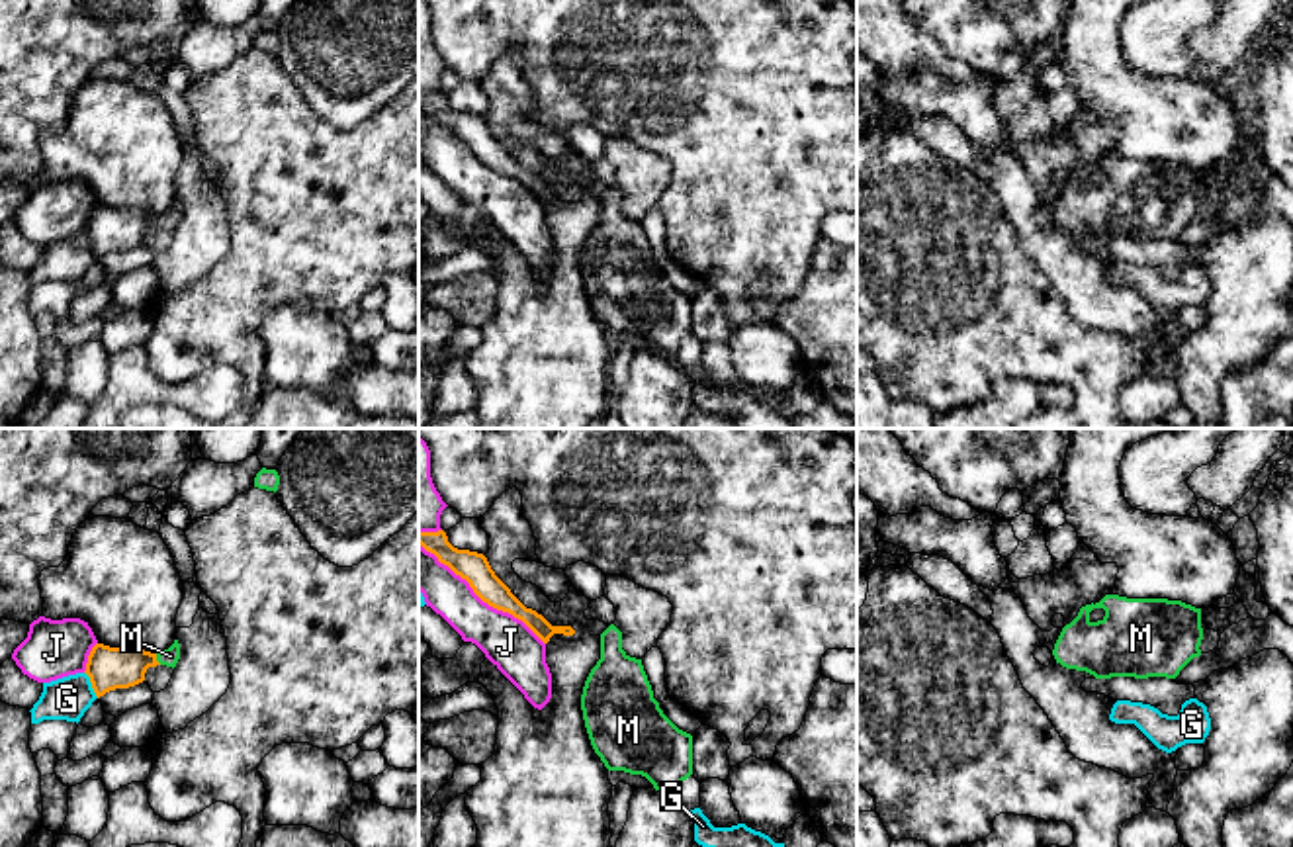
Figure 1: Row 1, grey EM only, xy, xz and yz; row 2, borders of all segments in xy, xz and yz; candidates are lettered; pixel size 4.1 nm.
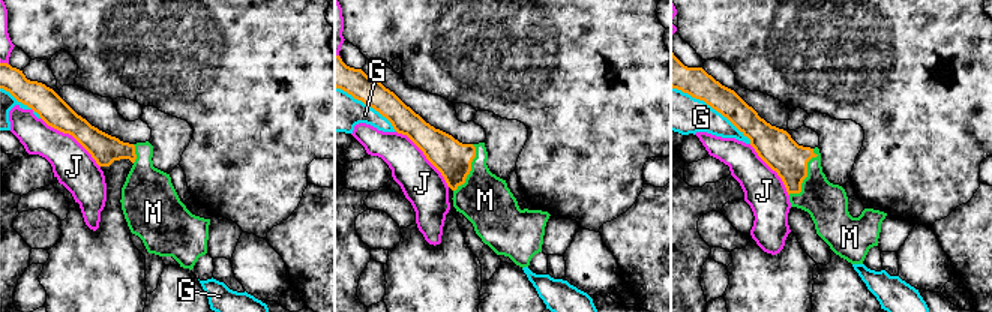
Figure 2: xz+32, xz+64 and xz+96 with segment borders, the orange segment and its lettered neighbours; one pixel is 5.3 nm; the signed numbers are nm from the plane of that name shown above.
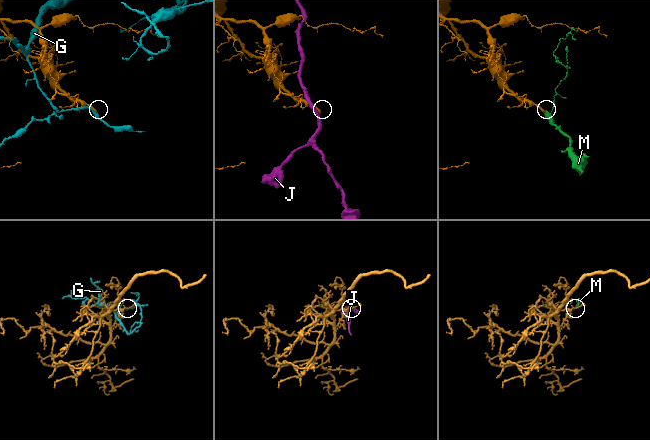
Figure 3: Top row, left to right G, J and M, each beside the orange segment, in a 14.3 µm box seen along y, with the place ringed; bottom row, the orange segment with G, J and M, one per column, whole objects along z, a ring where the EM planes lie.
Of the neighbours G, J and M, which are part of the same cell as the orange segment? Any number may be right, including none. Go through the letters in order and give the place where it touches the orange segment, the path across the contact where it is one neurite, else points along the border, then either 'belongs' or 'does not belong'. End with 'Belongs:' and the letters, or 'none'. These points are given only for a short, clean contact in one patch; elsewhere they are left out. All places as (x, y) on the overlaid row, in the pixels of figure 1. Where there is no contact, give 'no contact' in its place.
G: meets orange in xy at (92, 685); does not belong
J: meets orange in xz at (482, 599); does not belong
M: meets orange in xy at (155, 660); runs through xy (108, 668), (155, 660), (171, 656); belongs
Belongs: M

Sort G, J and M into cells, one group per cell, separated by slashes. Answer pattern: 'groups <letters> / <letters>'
groups G / J / M

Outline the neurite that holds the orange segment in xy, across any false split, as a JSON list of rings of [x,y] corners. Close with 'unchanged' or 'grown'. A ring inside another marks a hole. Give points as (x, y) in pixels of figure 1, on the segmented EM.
[[[174,640],[174,644],[160,653],[96,644],[88,655],[84,673],[90,677],[92,689],[100,698],[110,691],[129,689],[143,683],[149,667],[166,665],[174,669],[178,659],[178,640]]]; grown

